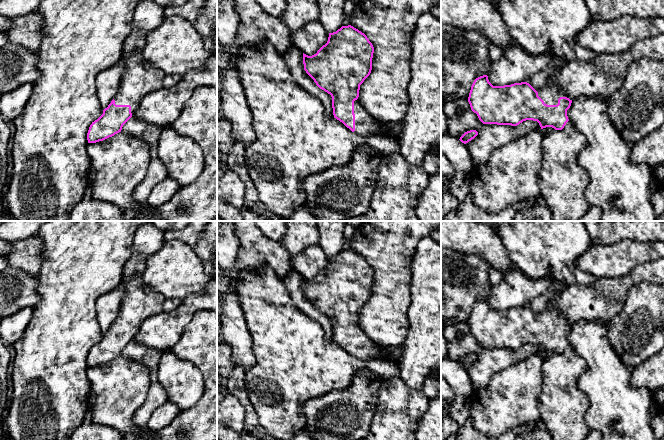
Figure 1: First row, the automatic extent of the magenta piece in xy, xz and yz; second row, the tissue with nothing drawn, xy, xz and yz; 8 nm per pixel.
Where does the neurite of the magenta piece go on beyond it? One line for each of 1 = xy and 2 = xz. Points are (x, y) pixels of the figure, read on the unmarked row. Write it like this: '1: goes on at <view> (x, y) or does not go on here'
1: goes on at xy (140, 302)
2: goes on at xz (366, 349)

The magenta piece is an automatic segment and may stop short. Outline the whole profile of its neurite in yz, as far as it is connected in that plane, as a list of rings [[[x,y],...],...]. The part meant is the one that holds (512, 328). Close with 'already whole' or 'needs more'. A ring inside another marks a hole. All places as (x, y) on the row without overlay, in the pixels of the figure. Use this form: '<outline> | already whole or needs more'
[[[483,299],[474,304],[468,326],[471,334],[477,338],[483,348],[517,350],[523,345],[533,344],[539,347],[541,353],[552,351],[555,354],[562,354],[569,345],[567,334],[570,332],[572,324],[566,321],[554,303],[555,299],[540,316],[537,316],[527,306],[493,310],[489,306],[488,300]]] | needs more

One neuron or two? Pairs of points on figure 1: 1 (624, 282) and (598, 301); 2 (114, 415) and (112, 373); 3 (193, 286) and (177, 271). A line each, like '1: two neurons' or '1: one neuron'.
1: one neuron
2: one neuron
3: one neuron

